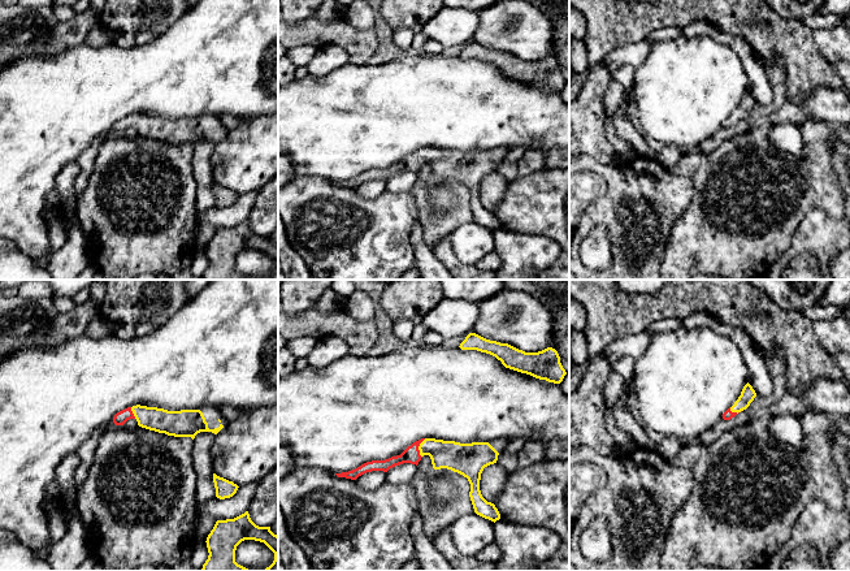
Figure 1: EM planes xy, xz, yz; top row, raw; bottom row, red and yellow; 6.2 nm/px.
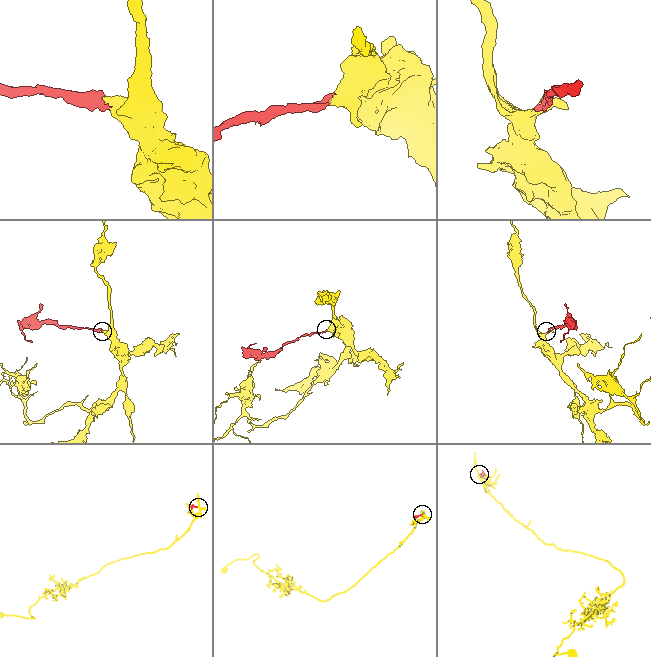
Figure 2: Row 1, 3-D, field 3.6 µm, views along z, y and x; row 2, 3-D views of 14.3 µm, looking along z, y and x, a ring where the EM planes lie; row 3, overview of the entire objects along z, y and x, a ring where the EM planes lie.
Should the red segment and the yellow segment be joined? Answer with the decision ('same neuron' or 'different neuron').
same neuron

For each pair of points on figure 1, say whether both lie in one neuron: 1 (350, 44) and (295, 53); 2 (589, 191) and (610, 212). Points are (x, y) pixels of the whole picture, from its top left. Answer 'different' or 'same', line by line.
1: different
2: different

